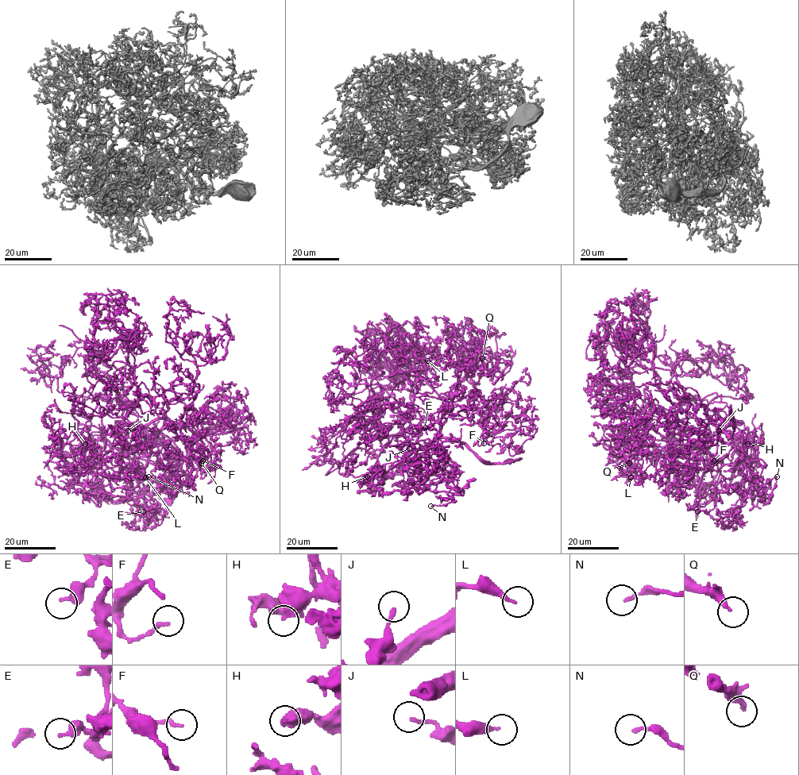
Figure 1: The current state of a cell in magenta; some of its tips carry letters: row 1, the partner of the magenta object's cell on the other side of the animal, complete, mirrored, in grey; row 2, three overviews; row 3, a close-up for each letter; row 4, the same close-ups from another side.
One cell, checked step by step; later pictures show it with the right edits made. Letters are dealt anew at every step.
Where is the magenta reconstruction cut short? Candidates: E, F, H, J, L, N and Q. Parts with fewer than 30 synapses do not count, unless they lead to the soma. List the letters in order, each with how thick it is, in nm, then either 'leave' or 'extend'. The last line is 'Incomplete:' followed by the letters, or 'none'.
E: 320 nm thick; leave
F: 170 nm thick; leave
H: 380 nm thick; leave
J: 160 nm thick; leave
L: 240 nm thick; leave
N: 140 nm thick; leave
Q: 280 nm thick; leave
Incomplete: none

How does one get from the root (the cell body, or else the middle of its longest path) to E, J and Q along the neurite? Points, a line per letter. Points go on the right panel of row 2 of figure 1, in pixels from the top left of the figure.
E: (731, 425), (717, 444), (716, 501), (711, 488), (715, 491), (714, 508), (701, 511), (699, 507), (697, 511)
J: (731, 425), (725, 429), (741, 441), (745, 439), (742, 437), (742, 449), (747, 468), (728, 435), (719, 430)
Q: (731, 425), (711, 436), (683, 429), (664, 417), (655, 399), (638, 429), (640, 449), (622, 457), (629, 463)

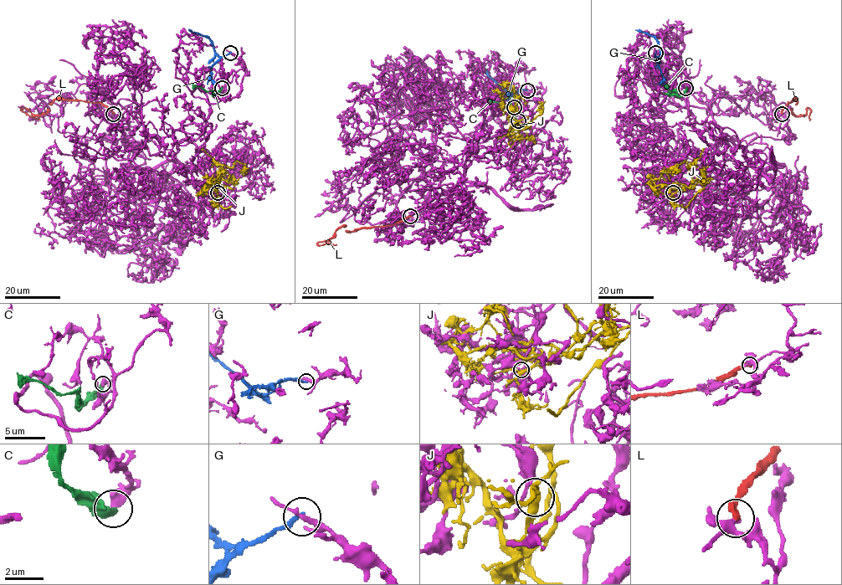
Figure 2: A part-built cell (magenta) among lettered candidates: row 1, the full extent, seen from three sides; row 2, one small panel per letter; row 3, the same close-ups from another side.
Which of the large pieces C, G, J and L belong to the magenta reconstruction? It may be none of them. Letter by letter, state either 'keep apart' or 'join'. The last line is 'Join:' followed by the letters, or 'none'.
C: keep apart
G: keep apart
J: keep apart
L: keep apart
Join: none

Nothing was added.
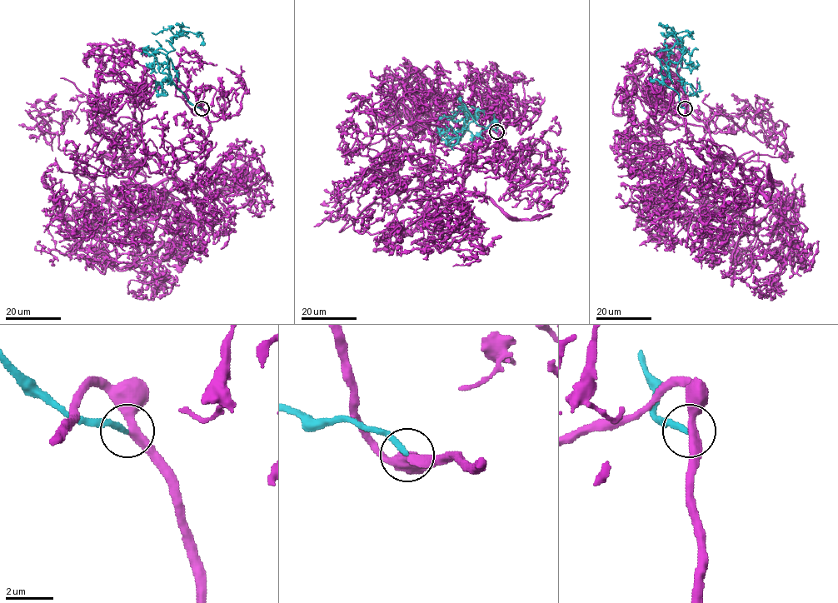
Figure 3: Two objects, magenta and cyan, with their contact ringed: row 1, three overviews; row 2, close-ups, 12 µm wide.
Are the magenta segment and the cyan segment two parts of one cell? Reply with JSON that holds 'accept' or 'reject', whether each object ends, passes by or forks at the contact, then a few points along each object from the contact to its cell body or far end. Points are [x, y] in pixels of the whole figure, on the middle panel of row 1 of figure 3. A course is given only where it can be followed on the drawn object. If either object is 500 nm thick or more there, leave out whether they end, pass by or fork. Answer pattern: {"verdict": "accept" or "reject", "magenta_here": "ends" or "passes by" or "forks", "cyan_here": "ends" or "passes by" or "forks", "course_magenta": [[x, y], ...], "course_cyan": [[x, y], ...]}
{"verdict": "accept", "magenta_here": "passes by", "cyan_here": "ends", "course_magenta": [[497, 132], [430, 220], [423, 191], [400, 198], [391, 125], [376, 112], [372, 137], [360, 104], [372, 96]], "course_cyan": [[497, 132], [480, 127], [461, 103], [469, 113], [462, 128], [475, 135], [496, 122], [496, 131]]}

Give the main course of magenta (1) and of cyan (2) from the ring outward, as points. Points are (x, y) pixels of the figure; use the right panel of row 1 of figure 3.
1: (685, 108), (722, 190), (773, 184), (741, 154), (680, 217), (665, 188), (690, 178), (648, 150)
2: (685, 108), (679, 95), (663, 81), (666, 73), (655, 54), (682, 41), (687, 31), (675, 34), (683, 45)

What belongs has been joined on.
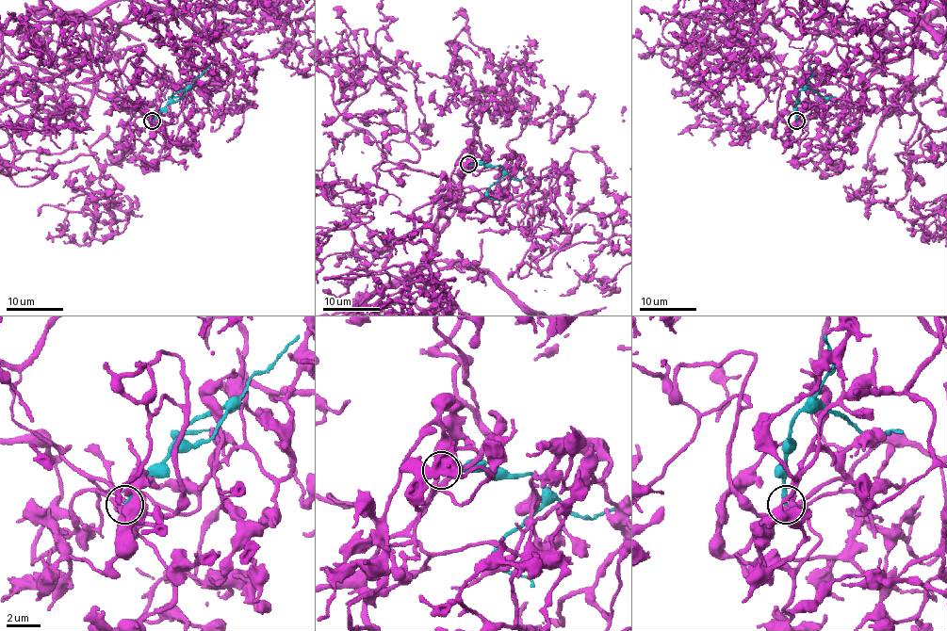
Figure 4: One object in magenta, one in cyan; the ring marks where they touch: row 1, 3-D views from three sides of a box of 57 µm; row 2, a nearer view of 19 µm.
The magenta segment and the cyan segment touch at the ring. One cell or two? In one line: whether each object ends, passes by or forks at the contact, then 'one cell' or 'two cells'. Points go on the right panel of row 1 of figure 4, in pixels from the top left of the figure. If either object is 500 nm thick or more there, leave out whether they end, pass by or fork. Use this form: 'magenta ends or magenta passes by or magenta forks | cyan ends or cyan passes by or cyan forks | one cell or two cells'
magenta forks | cyan ends | two cells

